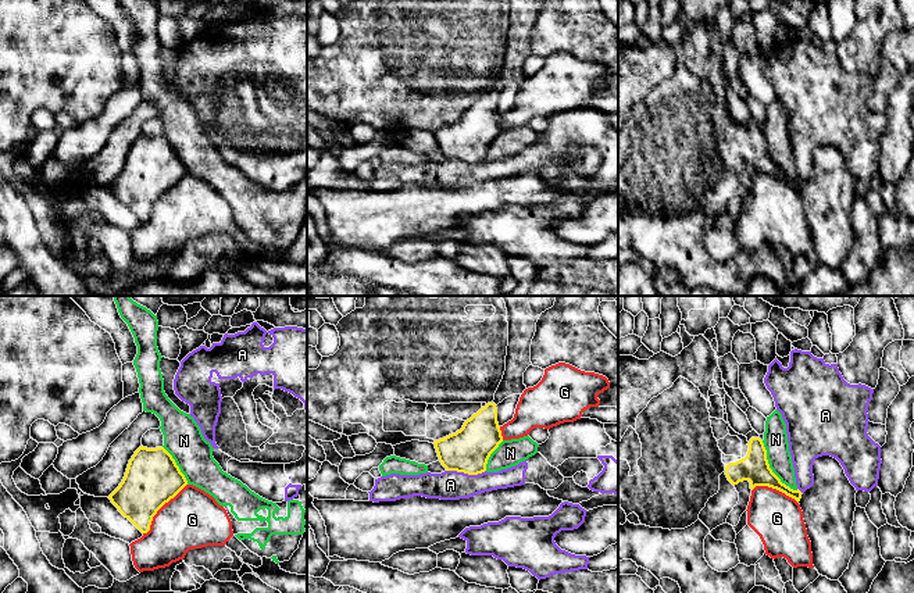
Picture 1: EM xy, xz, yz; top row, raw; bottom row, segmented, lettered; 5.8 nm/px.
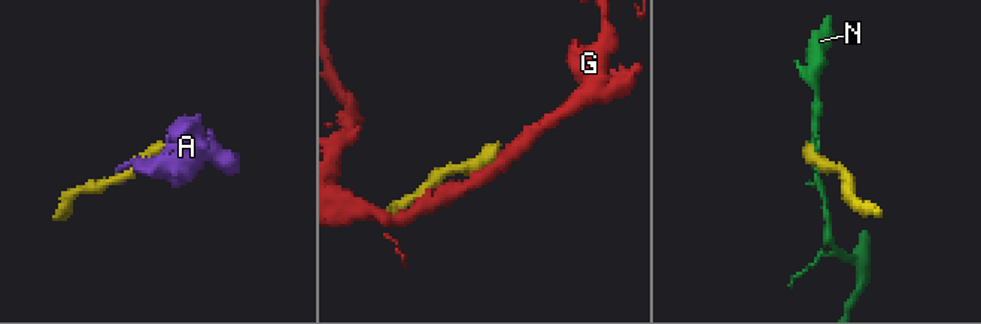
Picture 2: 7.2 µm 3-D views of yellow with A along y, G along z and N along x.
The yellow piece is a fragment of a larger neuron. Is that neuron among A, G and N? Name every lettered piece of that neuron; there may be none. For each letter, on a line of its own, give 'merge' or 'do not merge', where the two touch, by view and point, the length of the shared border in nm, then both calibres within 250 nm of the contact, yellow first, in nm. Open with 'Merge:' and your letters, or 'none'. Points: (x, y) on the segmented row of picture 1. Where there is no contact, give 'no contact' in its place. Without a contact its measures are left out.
Merge: none
A: do not merge; contact xz (466, 472); length 240 nm; calibres 260 and 180 nm
G: do not merge; contact xy (160, 507); length 380 nm; calibres 320 and 340 nm
N: do not merge; contact yz (771, 470); length 360 nm; calibres 170 and 140 nm

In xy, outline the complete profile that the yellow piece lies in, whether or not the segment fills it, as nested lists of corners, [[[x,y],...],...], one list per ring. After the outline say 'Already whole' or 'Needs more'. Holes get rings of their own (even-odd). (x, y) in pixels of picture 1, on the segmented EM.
[[[140,446],[108,499],[142,533],[147,533],[157,511],[186,485],[185,475],[164,447]]]. Already whole

